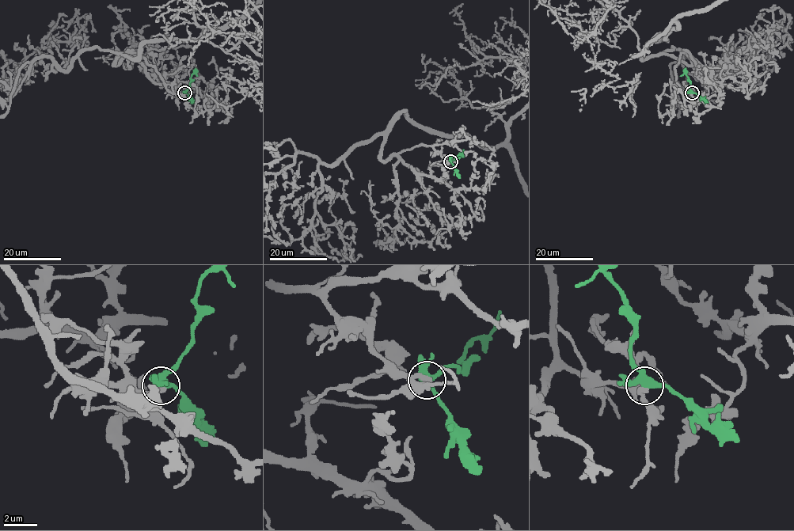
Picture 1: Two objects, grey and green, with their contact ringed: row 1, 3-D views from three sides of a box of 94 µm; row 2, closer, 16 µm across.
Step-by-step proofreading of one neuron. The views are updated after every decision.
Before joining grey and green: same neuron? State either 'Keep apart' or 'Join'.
Join

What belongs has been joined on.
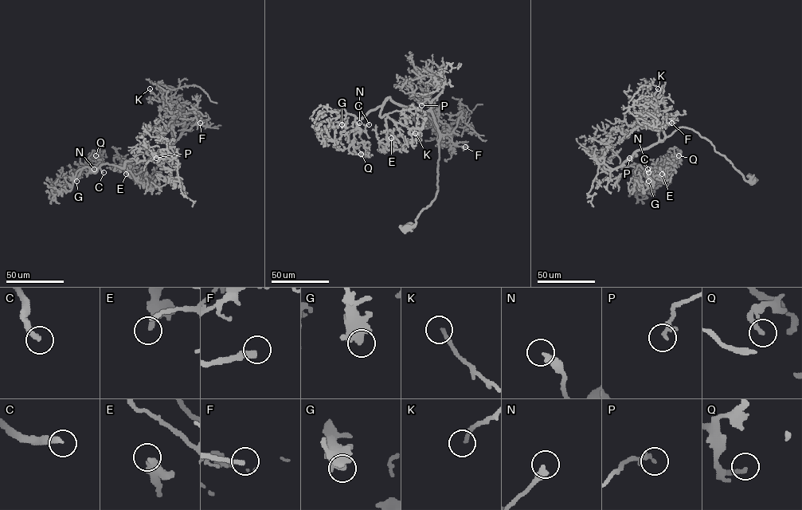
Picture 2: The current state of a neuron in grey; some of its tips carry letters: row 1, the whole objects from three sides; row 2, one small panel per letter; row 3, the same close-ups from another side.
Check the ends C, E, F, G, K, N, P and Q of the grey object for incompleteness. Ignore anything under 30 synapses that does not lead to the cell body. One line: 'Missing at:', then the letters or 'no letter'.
Missing at: C, F

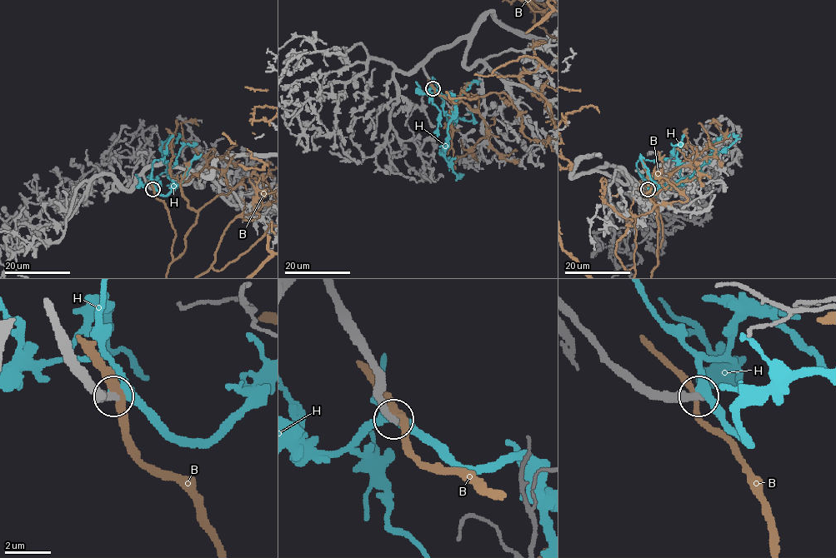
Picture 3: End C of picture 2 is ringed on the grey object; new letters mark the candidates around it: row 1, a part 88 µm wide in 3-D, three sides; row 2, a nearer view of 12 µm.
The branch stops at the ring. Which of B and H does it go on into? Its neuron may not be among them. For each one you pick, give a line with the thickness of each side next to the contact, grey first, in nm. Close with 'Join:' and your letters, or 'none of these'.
H: 340 nm thick on the grey side, 360 nm on the other
Join: H

